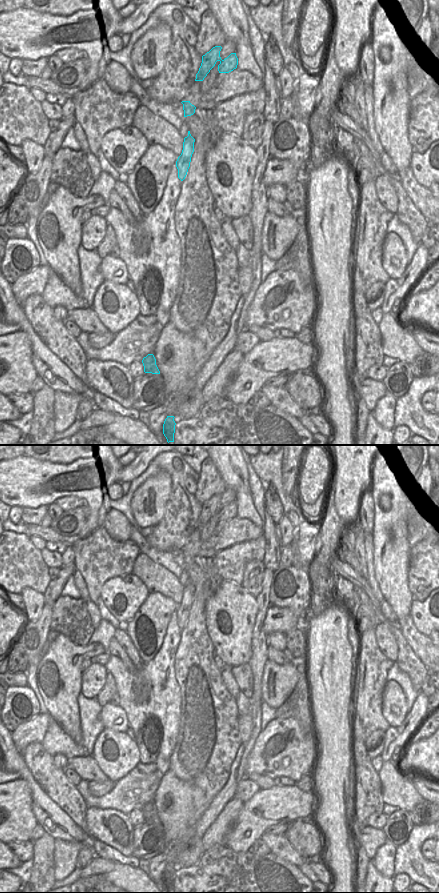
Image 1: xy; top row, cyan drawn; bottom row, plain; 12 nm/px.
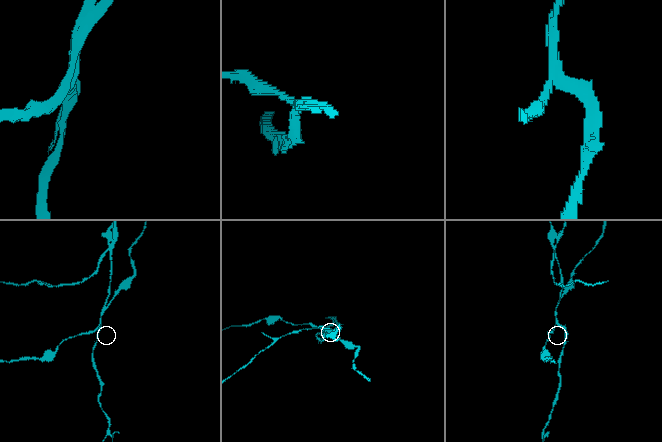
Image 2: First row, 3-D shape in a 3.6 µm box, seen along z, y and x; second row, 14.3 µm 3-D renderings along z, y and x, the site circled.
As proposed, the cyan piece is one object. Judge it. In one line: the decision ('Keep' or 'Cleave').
Cleave.

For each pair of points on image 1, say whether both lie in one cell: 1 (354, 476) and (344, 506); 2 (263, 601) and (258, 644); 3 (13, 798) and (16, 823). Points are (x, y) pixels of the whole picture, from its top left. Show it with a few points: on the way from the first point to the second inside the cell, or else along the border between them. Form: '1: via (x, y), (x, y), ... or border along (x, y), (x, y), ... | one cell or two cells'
1: via (349, 483), (346, 499) | one cell
2: via (261, 612), (258, 622), (258, 633) | one cell
3: via (13, 804), (13, 817) | one cell

